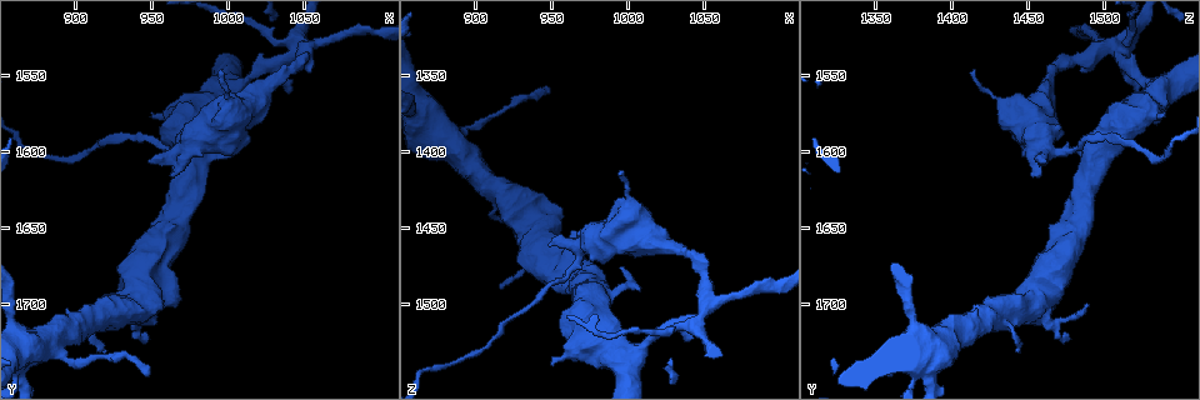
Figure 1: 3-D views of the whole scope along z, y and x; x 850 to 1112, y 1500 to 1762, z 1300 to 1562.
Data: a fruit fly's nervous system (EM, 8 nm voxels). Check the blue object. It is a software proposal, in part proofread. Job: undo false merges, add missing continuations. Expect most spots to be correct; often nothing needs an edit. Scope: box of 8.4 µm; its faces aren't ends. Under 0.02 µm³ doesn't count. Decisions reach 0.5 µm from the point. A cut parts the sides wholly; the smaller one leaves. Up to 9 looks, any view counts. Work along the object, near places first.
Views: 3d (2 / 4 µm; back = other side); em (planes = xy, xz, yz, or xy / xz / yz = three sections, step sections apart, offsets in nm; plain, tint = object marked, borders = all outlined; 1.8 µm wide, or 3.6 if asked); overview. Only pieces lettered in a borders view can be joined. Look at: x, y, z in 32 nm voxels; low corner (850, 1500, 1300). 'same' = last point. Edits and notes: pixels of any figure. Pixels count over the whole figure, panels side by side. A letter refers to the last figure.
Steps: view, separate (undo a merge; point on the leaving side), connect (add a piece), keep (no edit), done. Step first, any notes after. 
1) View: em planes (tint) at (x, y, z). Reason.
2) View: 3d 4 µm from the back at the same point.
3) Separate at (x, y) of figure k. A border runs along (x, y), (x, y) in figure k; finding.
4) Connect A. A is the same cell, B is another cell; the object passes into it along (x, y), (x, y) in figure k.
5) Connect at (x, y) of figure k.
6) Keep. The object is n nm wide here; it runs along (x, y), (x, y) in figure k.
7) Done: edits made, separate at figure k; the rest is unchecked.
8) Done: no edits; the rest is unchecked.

View: 3d 2 µm at (1048, 1532, 1508). Abrupt turn.

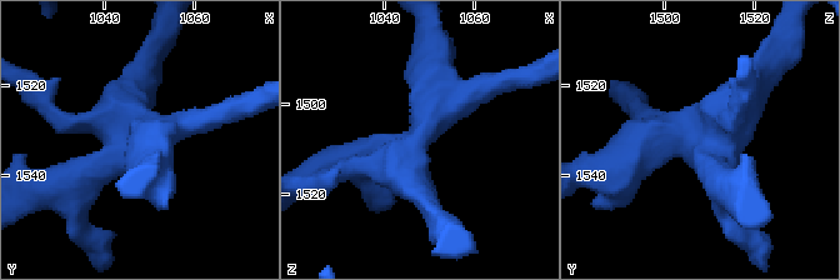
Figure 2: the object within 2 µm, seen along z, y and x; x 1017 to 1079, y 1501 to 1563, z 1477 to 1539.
View: em planes (borders) at (1047, 1532, 1508).

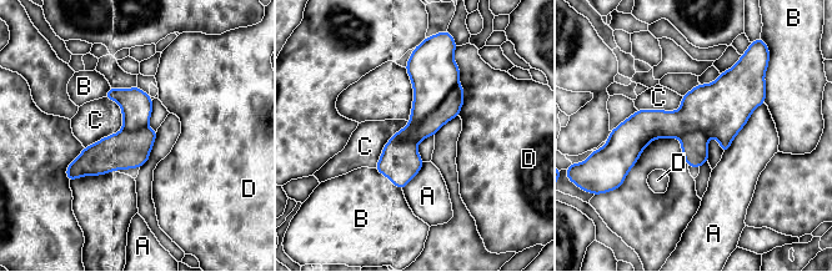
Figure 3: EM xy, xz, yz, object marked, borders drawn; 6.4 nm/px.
Separate at (434, 74) of figure 3. A, B, C and D are other cells; the part that leaves runs along (761, 99), (656, 124), (625, 159) in figure 3; a second neuron is stuck on.

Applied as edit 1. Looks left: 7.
View: em planes (borders) at (950, 1576, 1538). Thick end.

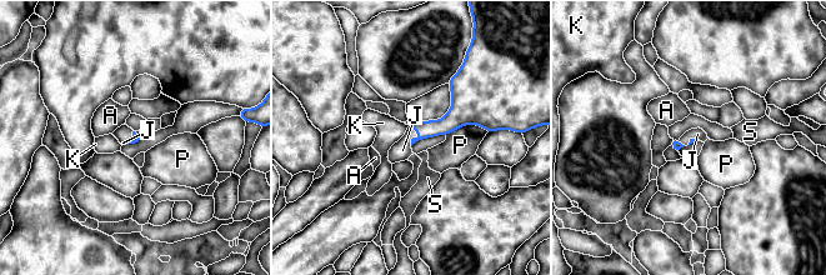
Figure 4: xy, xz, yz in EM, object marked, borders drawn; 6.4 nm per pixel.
Keep. A, J, K, P and S are other cells; no lettered piece goes on from it.

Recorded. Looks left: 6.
View: 3d 2 µm at (946, 1720, 1472). An open end.

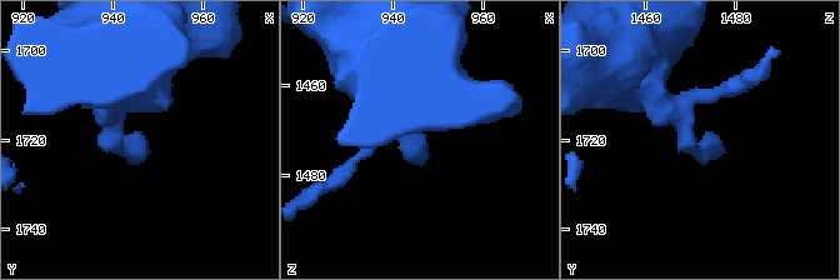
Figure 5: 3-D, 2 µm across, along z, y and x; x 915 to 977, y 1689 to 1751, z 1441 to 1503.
View: em 3.6 µm yz step 16 (tint) at (946, 1718, 1474).

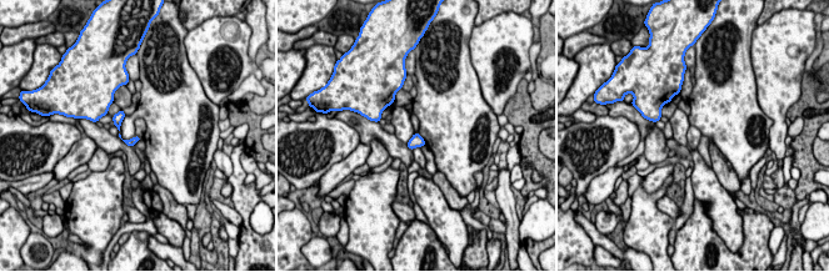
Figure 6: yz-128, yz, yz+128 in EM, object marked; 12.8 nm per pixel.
View: em 3.6 µm planes (borders) at the same point.

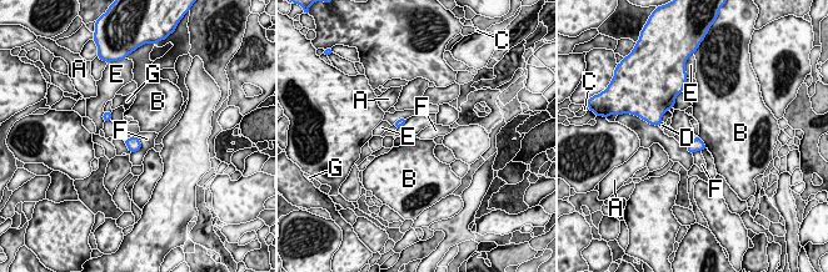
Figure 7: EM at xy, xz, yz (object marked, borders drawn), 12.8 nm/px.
Keep. A, B, C, D, E, F and G are other cells; a border runs along (135, 136), (140, 147), (131, 152) in figure 7; no lettered piece goes on from it.

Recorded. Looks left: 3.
Done: edits made, separate at figure 3; the rest is unchecked.

